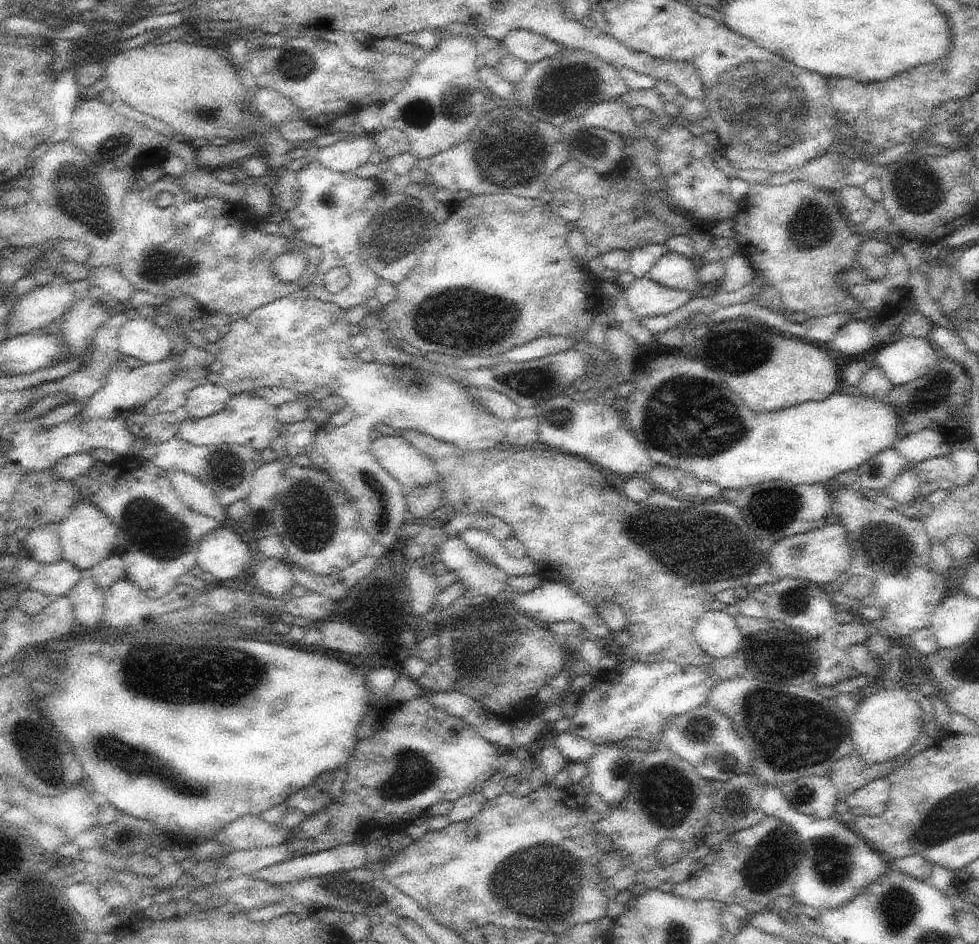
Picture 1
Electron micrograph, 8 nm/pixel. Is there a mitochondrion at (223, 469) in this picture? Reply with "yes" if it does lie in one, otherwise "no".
yes

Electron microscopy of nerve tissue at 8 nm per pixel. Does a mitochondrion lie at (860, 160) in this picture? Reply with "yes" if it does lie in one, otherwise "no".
no

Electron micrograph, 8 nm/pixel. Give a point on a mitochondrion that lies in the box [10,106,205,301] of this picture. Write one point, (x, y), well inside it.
(76, 190)

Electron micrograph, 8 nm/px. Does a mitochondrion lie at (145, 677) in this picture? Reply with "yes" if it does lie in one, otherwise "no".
yes

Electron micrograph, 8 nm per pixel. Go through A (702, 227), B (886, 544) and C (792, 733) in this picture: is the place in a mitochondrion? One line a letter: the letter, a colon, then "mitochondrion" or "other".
A: other
B: mitochondrion
C: mitochondrion

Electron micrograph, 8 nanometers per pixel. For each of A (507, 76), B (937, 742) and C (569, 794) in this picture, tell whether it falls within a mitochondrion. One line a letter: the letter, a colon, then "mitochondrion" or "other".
A: other
B: other
C: other

